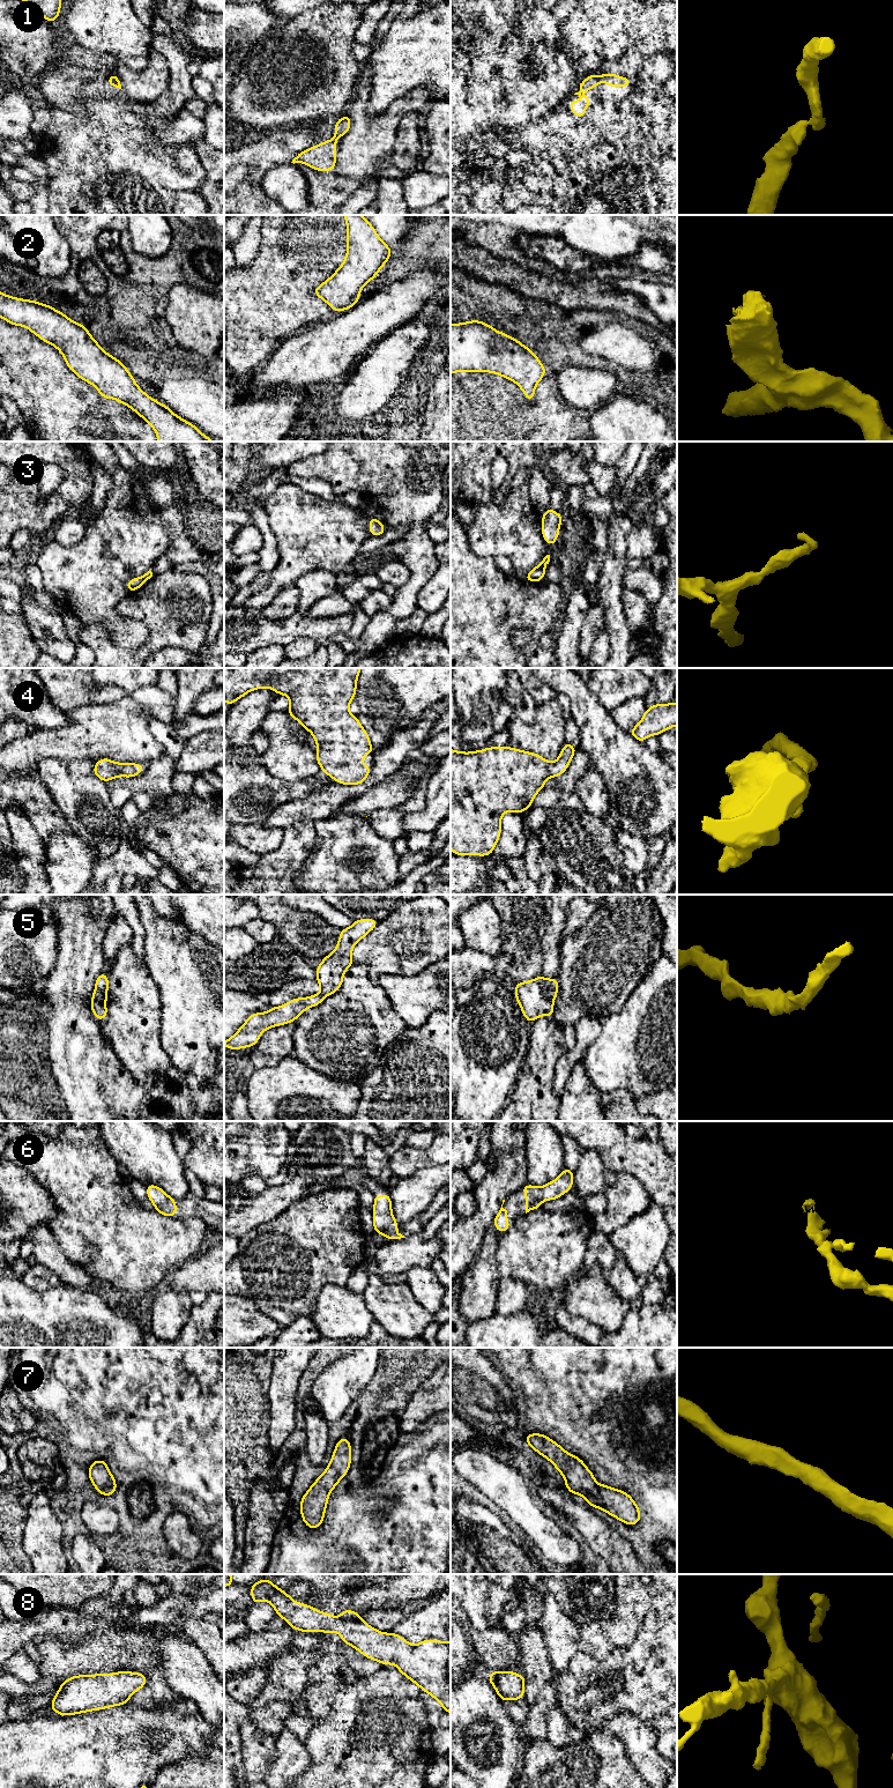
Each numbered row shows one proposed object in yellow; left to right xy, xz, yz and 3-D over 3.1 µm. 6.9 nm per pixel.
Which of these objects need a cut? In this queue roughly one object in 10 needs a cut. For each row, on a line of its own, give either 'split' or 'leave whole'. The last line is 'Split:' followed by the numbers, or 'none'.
1: split
2: leave whole
3: leave whole
4: leave whole
5: leave whole
6: leave whole
7: leave whole
8: leave whole
Split: 1

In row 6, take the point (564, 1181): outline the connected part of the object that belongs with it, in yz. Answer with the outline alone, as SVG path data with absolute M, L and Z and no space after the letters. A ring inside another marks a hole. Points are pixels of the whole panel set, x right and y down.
M565 1167L556 1180L550 1181L545 1186L523 1185L521 1189L526 1194L526 1214L541 1208L543 1201L557 1200L564 1193L571 1192L573 1184L573 1170Z

